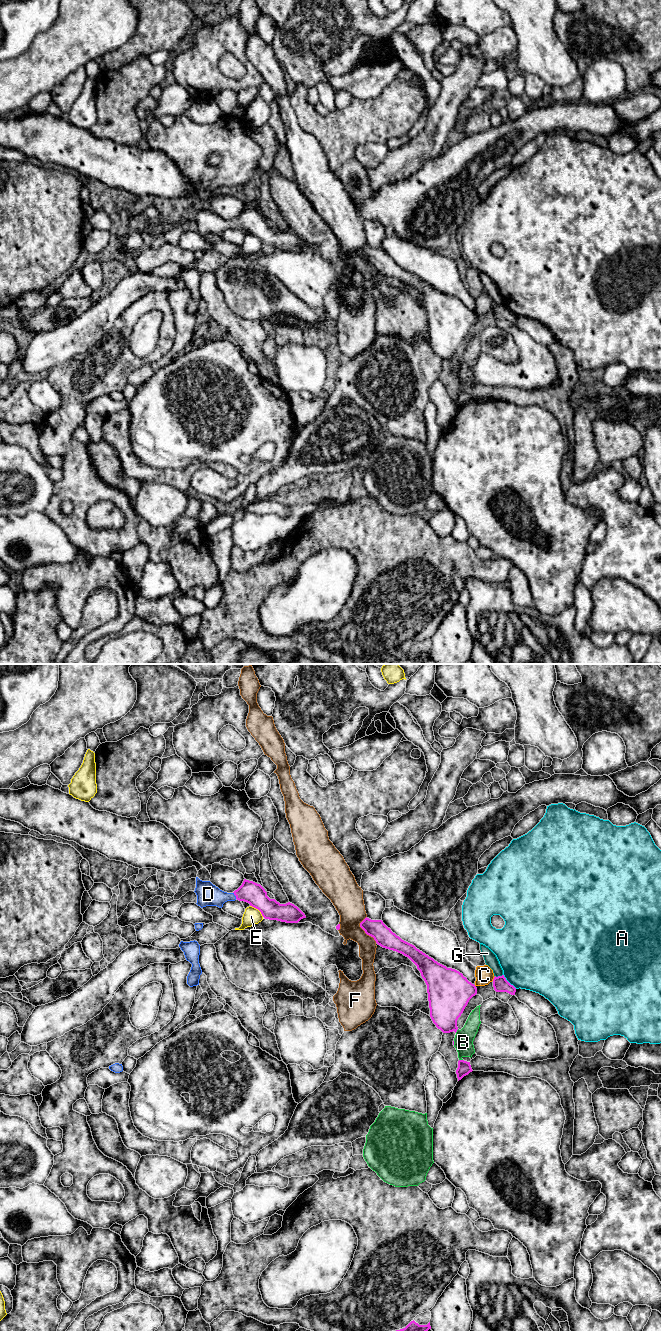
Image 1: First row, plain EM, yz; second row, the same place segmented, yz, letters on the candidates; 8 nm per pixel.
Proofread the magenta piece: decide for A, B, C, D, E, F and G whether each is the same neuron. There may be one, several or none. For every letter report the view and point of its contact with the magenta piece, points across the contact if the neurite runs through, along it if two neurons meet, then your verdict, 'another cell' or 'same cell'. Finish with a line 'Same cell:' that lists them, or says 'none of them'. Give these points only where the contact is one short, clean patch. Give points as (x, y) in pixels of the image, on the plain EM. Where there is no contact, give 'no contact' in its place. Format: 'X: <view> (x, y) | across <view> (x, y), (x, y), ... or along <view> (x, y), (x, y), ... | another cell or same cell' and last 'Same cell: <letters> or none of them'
A: yz (508, 310) | another cell
B: yz (456, 359) | another cell
C: yz (494, 306) | another cell
D: yz (234, 222) | across yz (254, 222), (234, 222), (208, 222) | same cell
E: yz (257, 236) | another cell
F: yz (363, 257) | another cell
G: yz (498, 304) | another cell
Same cell: D

